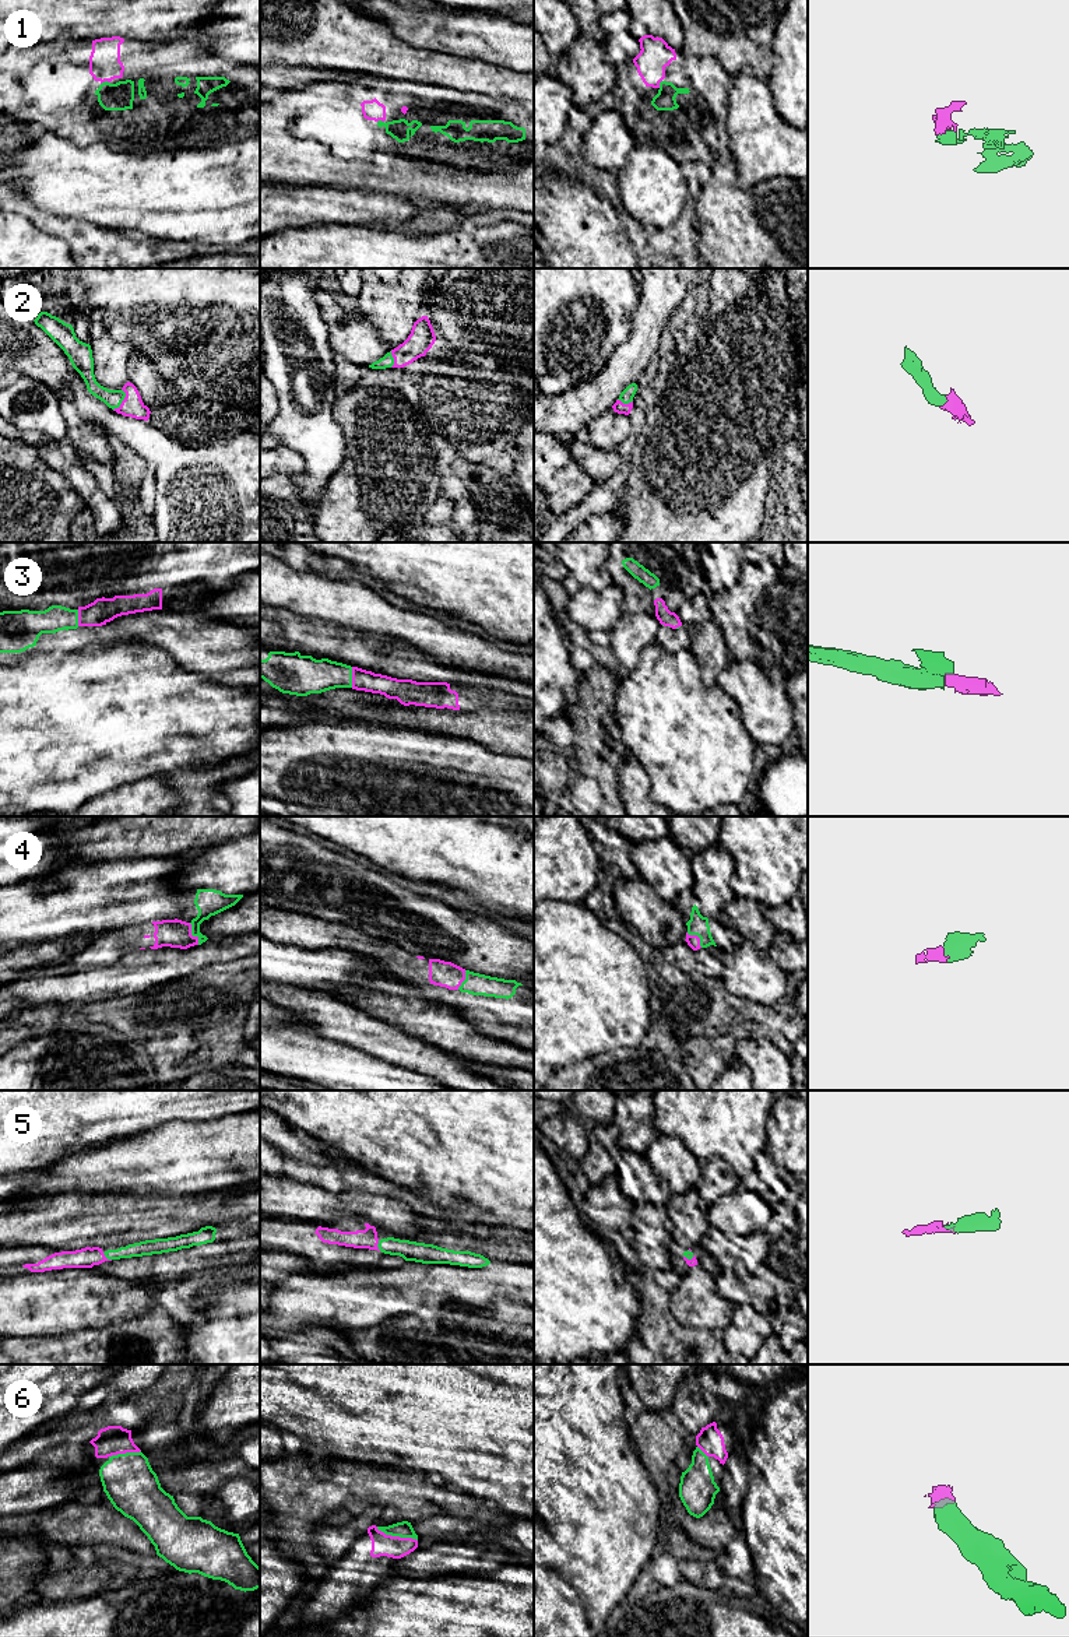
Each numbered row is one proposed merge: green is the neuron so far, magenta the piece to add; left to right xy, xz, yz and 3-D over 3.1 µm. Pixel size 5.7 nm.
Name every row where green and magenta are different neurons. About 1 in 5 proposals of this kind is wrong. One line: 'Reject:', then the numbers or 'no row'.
Reject: no row

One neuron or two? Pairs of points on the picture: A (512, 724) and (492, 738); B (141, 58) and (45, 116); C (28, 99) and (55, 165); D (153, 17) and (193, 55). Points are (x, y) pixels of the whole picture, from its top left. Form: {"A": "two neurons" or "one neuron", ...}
{"A": "one neuron", "B": "one neuron", "C": "two neurons", "D": "two neurons"}

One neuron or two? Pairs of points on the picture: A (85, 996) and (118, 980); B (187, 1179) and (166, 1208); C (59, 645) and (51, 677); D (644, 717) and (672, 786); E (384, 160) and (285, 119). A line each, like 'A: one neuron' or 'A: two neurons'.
A: one neuron
B: two neurons
C: two neurons
D: one neuron
E: one neuron

